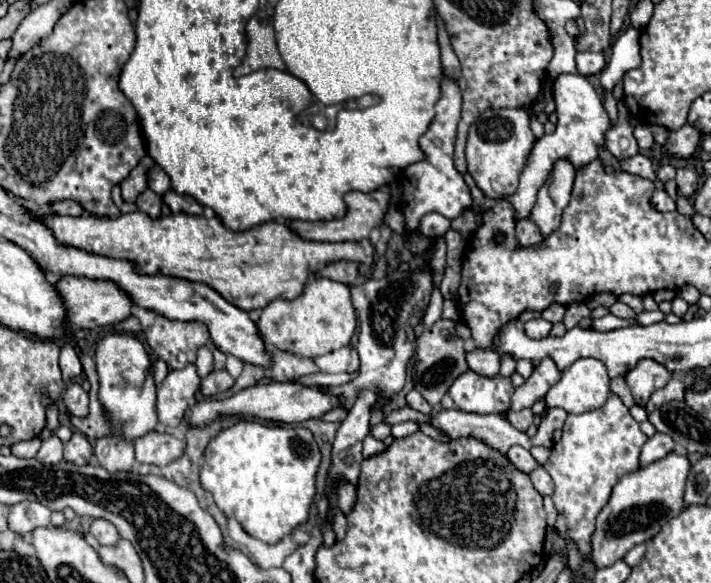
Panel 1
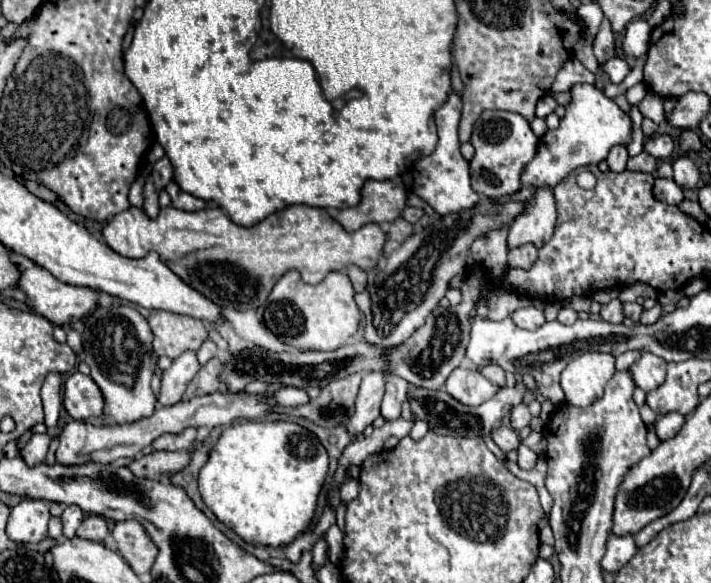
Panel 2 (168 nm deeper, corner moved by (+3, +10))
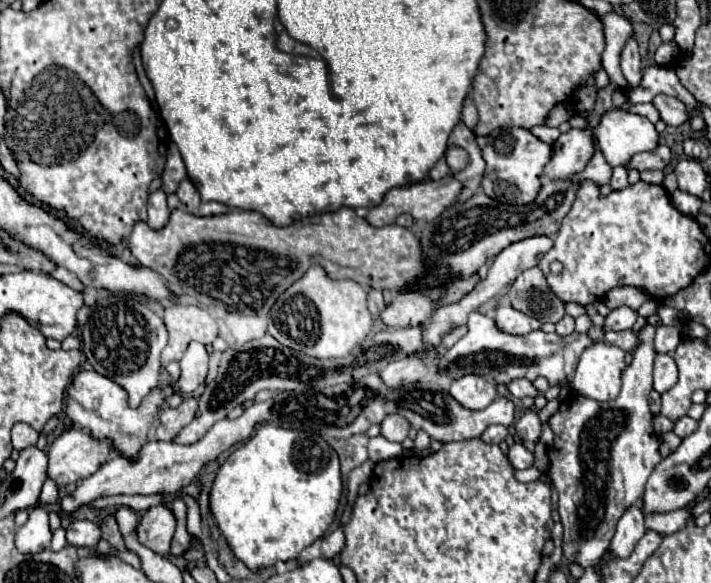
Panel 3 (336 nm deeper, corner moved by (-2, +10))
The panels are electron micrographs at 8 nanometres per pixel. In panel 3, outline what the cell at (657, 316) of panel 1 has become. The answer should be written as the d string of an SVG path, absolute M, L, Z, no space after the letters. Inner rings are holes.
M618 307L614 311L610 311L610 315L604 321L604 333L606 331L624 331L624 329L632 329L634 321L636 321L636 311L630 307Z

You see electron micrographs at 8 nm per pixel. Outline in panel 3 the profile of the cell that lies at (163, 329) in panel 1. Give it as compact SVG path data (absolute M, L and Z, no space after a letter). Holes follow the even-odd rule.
M168 303L164 311L164 321L168 327L168 347L162 351L162 365L166 367L170 361L180 361L186 347L192 341L212 343L218 337L218 325L214 317L210 317L204 309L196 305Z

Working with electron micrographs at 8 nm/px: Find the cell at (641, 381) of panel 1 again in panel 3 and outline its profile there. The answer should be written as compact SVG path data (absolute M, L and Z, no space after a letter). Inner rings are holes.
M656 355L654 361L654 389L666 393L678 381L678 367L670 355Z

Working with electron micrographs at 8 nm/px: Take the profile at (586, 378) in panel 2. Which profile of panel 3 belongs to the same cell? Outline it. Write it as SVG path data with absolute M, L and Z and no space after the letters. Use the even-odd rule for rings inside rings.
M598 341L582 353L572 379L574 389L596 401L610 401L620 393L624 367L622 349Z

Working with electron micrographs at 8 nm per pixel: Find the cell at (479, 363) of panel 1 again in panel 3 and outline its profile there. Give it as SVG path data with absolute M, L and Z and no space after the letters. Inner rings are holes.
M518 379L518 381L512 381L510 385L506 385L508 387L508 391L514 395L514 397L518 397L518 399L524 399L524 397L536 397L536 395L540 395L538 393L538 389L528 381L528 379Z

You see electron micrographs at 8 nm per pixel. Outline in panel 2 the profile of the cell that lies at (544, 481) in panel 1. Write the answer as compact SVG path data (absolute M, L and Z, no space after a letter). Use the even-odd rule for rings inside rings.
M521 445L521 449L517 451L519 453L519 461L517 461L517 465L521 467L521 469L533 469L535 467L535 461L537 461L537 455L531 451L531 449L527 449L525 445Z

